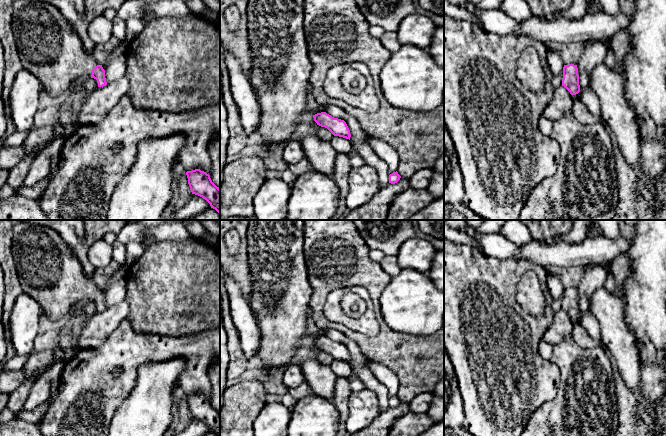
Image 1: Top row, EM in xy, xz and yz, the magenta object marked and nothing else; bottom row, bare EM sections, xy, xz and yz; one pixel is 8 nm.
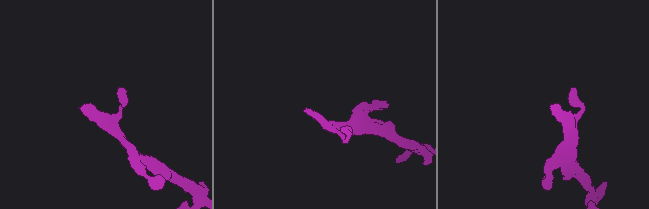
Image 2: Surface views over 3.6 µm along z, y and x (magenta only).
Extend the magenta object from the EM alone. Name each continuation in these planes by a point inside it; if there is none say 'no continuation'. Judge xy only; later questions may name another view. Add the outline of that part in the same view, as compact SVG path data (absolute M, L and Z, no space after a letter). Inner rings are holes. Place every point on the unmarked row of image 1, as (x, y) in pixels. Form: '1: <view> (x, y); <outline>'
1: xy (49, 272); M30 225L25 230L13 233L11 251L23 292L36 301L42 314L53 324L66 317L73 308L91 301L98 288L87 277L79 259L55 230Z

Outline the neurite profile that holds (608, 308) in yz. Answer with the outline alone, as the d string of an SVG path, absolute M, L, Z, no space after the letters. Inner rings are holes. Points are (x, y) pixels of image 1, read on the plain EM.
M601 286L591 295L589 309L600 324L601 341L614 356L623 383L640 395L640 346L627 325L623 297Z

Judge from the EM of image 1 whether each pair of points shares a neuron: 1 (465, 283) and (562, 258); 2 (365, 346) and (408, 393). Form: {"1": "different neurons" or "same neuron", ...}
{"1": "different neurons", "2": "same neuron"}

